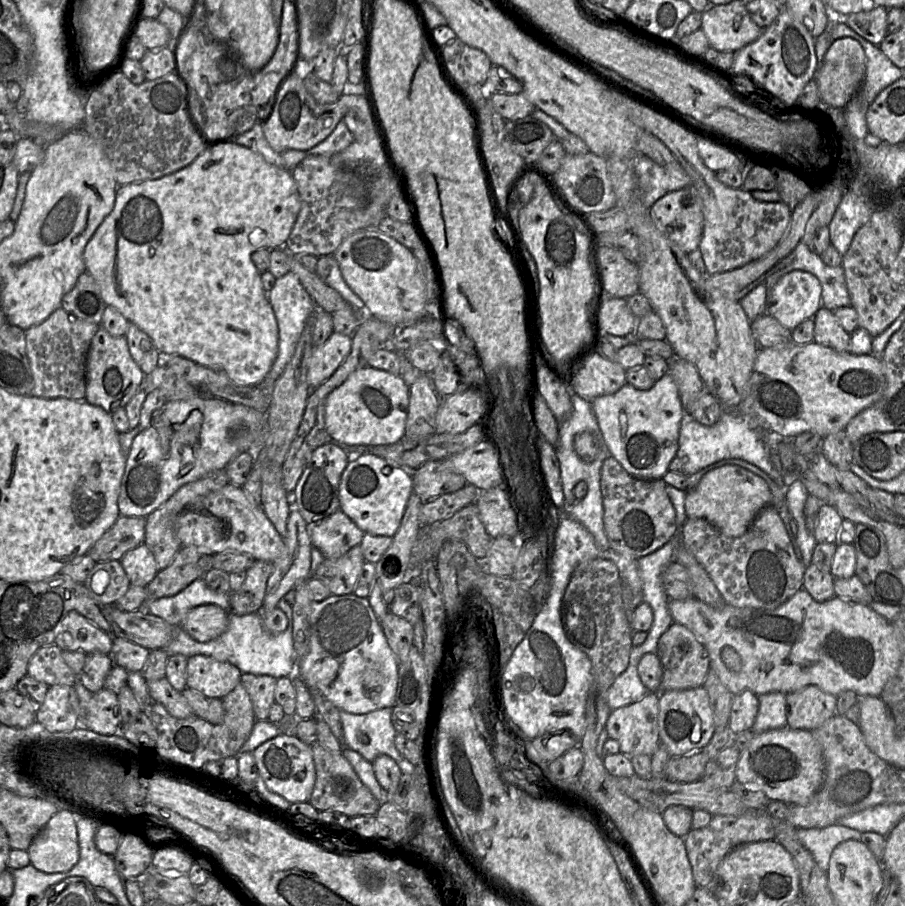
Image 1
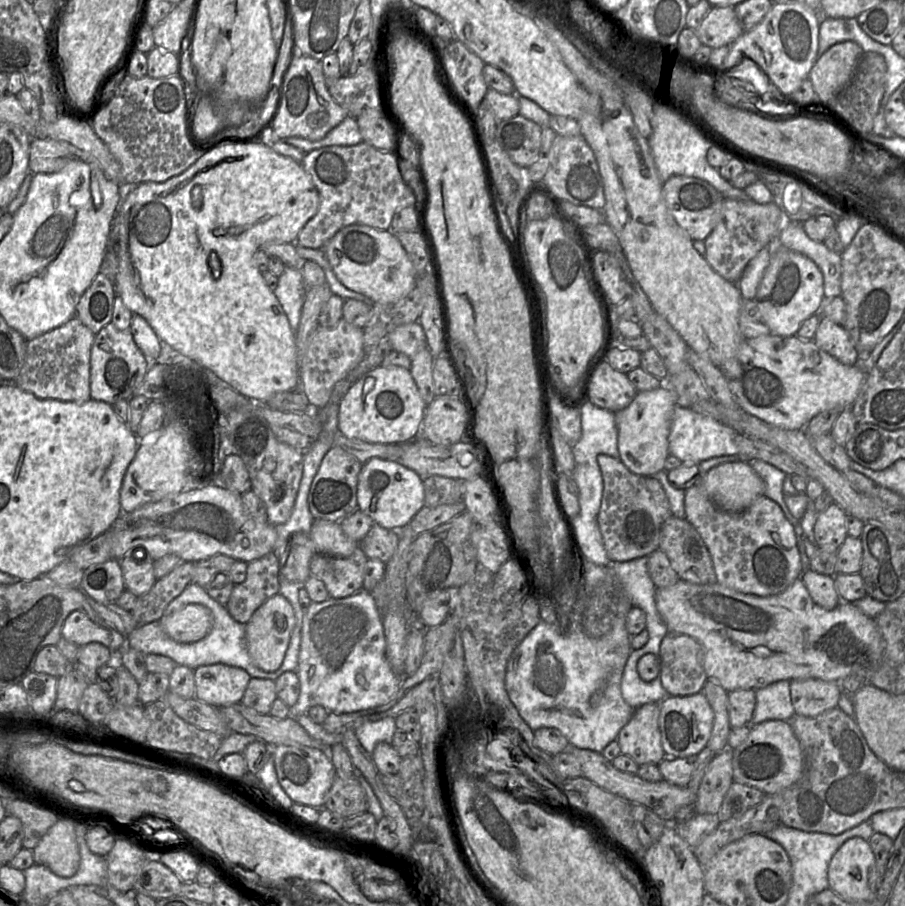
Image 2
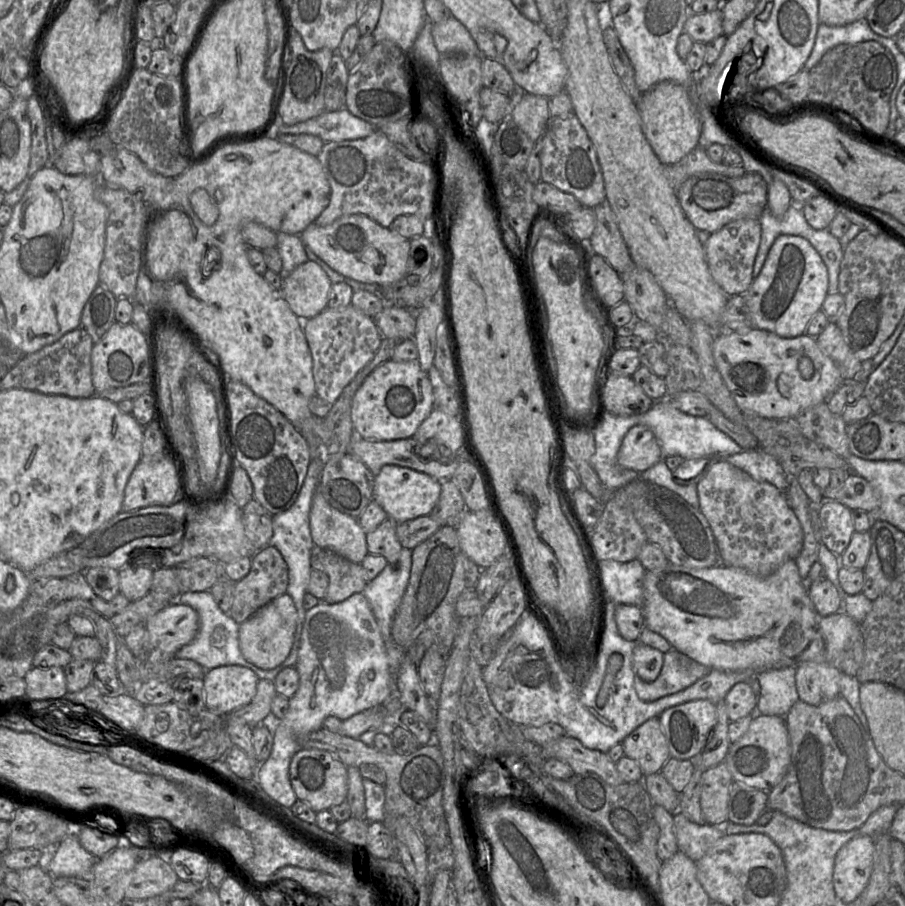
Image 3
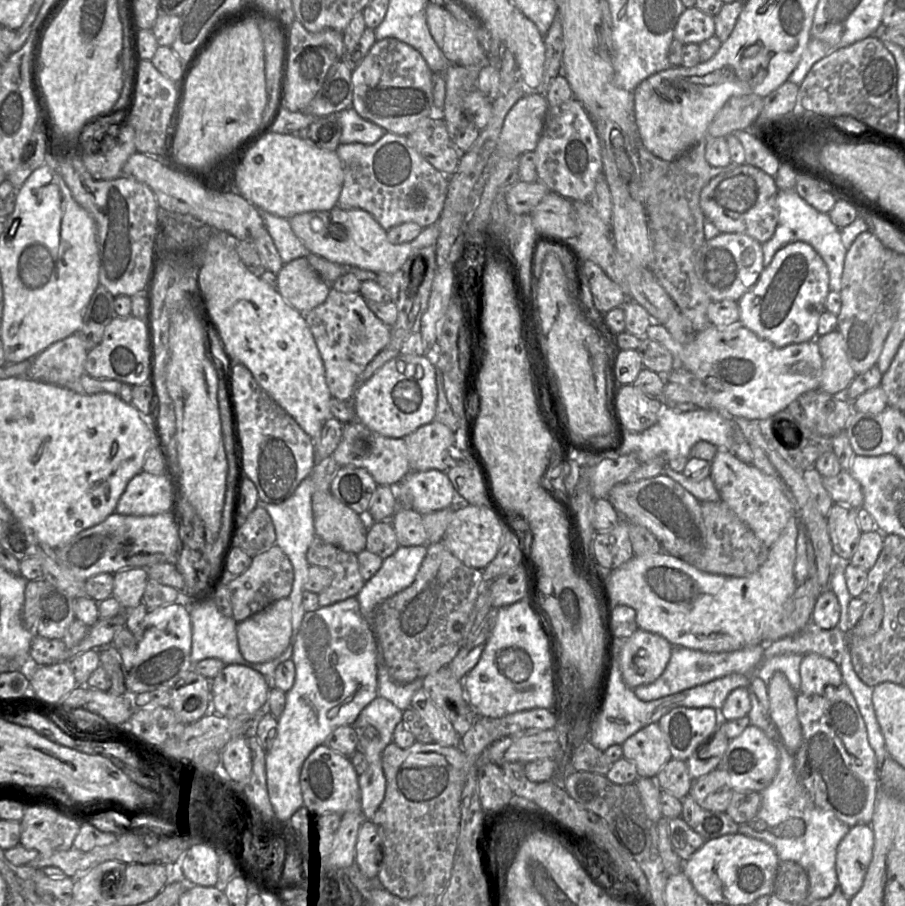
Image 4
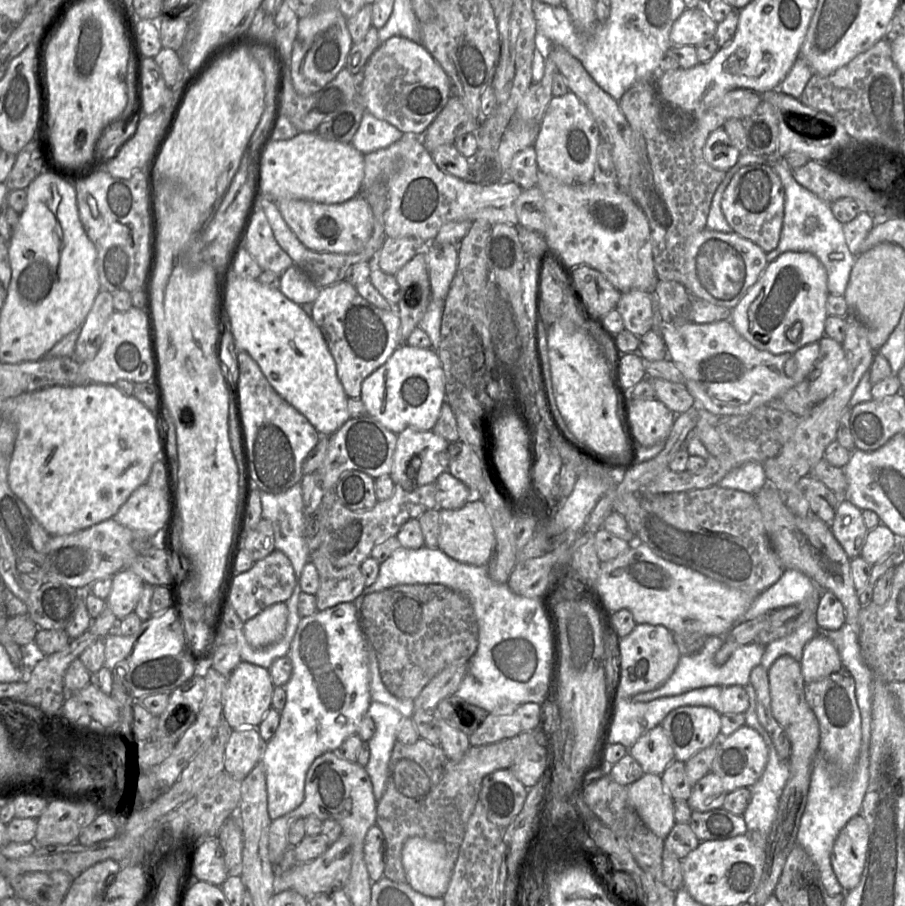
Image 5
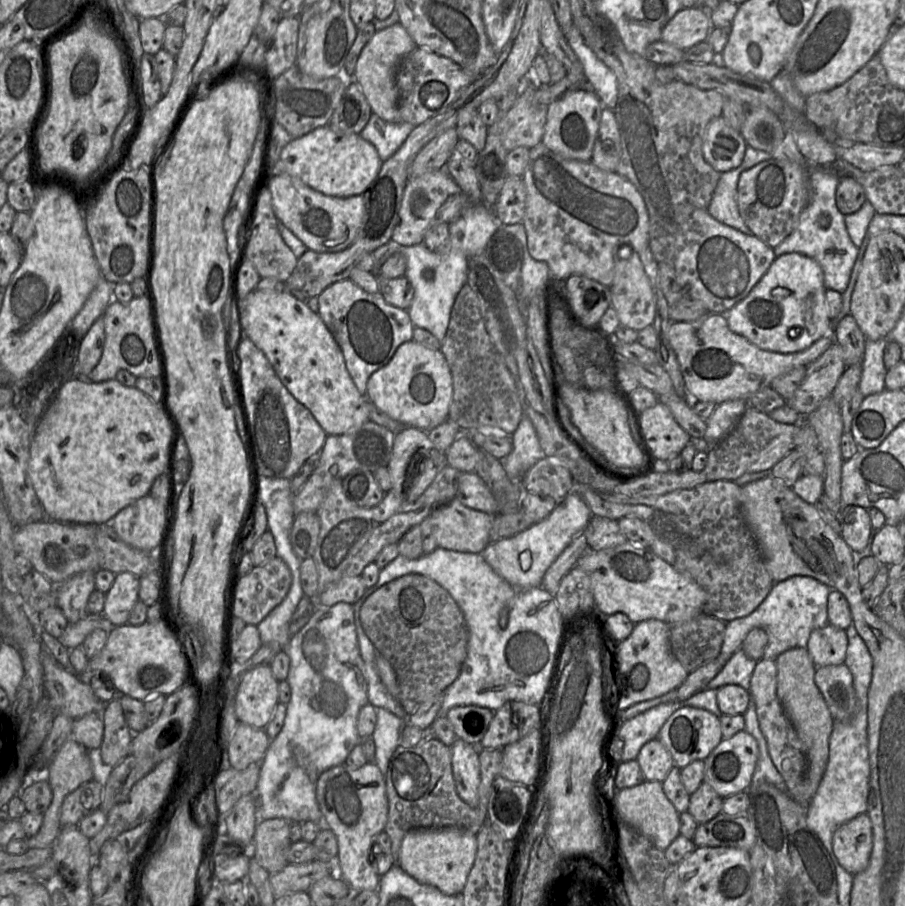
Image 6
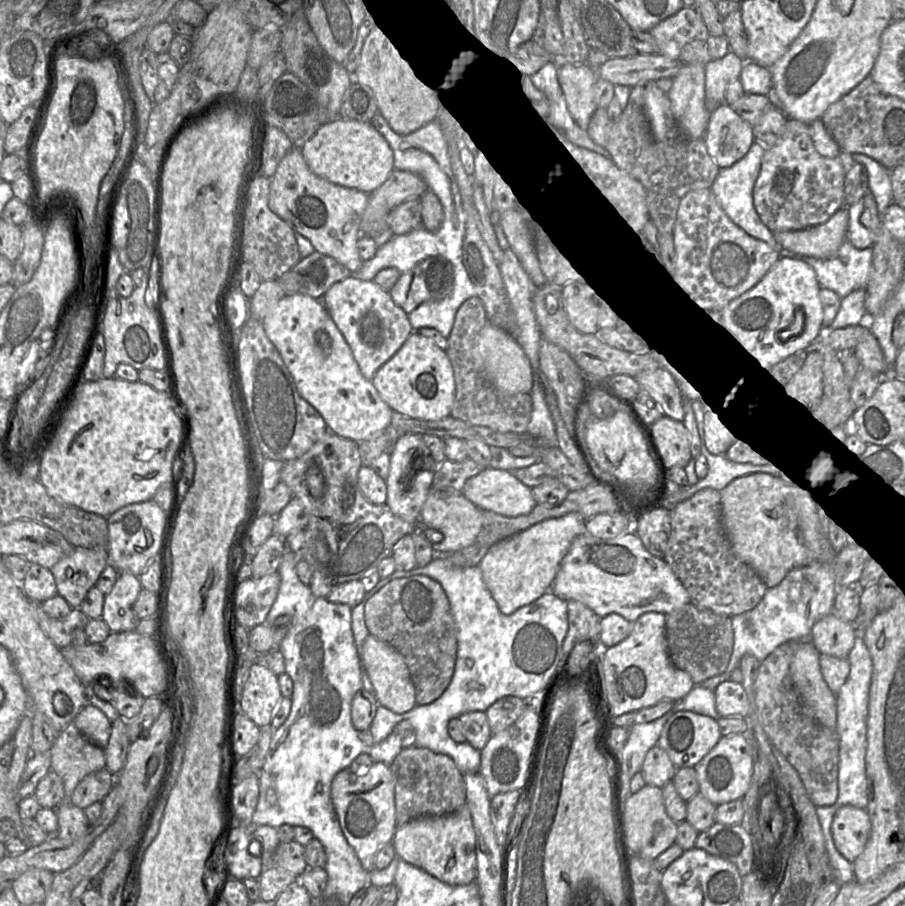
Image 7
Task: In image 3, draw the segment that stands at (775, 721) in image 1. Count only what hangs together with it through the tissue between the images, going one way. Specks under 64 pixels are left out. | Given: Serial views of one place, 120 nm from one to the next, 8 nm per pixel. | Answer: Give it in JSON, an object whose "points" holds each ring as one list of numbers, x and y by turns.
{"points":[[788,666,762,671,755,677,760,684,756,712,785,717,799,700,795,681,796,667]]}

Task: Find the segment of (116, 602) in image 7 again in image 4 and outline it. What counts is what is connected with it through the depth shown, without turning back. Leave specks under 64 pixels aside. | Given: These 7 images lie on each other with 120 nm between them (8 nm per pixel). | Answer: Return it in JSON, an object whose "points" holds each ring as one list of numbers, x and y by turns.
{"points":[[125,568,113,574,113,578,112,597,123,610,129,610,142,602,149,579,145,568]]}

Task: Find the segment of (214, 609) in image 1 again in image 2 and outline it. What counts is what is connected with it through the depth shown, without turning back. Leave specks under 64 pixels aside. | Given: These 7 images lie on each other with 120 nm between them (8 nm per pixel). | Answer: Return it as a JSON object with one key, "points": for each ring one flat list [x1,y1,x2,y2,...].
{"points":[[188,604,160,620,165,633,180,643,204,639,214,623,212,611,201,604]]}

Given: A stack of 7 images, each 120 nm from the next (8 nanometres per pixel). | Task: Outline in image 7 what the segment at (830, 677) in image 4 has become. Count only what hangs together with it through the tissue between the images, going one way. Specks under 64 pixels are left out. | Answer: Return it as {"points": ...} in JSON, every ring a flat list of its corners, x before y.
{"points":[[833,612,818,620,812,627,810,641,820,654,847,658,854,646,856,628]]}

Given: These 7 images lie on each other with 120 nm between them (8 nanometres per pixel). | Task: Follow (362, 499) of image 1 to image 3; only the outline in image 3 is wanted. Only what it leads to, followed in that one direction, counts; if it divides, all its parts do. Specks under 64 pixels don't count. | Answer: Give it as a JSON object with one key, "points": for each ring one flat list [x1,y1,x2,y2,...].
{"points":[[385,465,374,477,373,500,387,513,388,519,395,523,426,516,437,504,441,493,441,482,435,478,410,468]]}

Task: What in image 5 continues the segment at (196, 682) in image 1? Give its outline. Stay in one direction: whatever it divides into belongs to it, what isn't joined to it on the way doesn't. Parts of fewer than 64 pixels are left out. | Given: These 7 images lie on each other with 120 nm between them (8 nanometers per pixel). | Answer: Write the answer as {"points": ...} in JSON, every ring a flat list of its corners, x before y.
{"points":[[241,661,227,677,222,691,222,717,231,729,257,728,269,711,274,685,269,669]]}

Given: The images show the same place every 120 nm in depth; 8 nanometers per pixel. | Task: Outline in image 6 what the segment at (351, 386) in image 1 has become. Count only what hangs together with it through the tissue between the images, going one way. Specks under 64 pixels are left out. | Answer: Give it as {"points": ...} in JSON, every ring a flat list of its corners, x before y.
{"points":[[413,339,402,343,389,362,371,374,365,392,377,410,422,431,429,431,448,419,452,395,452,375,444,355]]}

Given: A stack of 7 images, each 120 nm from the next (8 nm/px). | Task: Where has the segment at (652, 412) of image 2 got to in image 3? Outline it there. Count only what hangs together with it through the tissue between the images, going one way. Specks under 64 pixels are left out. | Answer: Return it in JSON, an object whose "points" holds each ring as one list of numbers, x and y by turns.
{"points":[[635,425,624,436,617,460,622,467,642,473,663,460,663,455,651,429]]}

